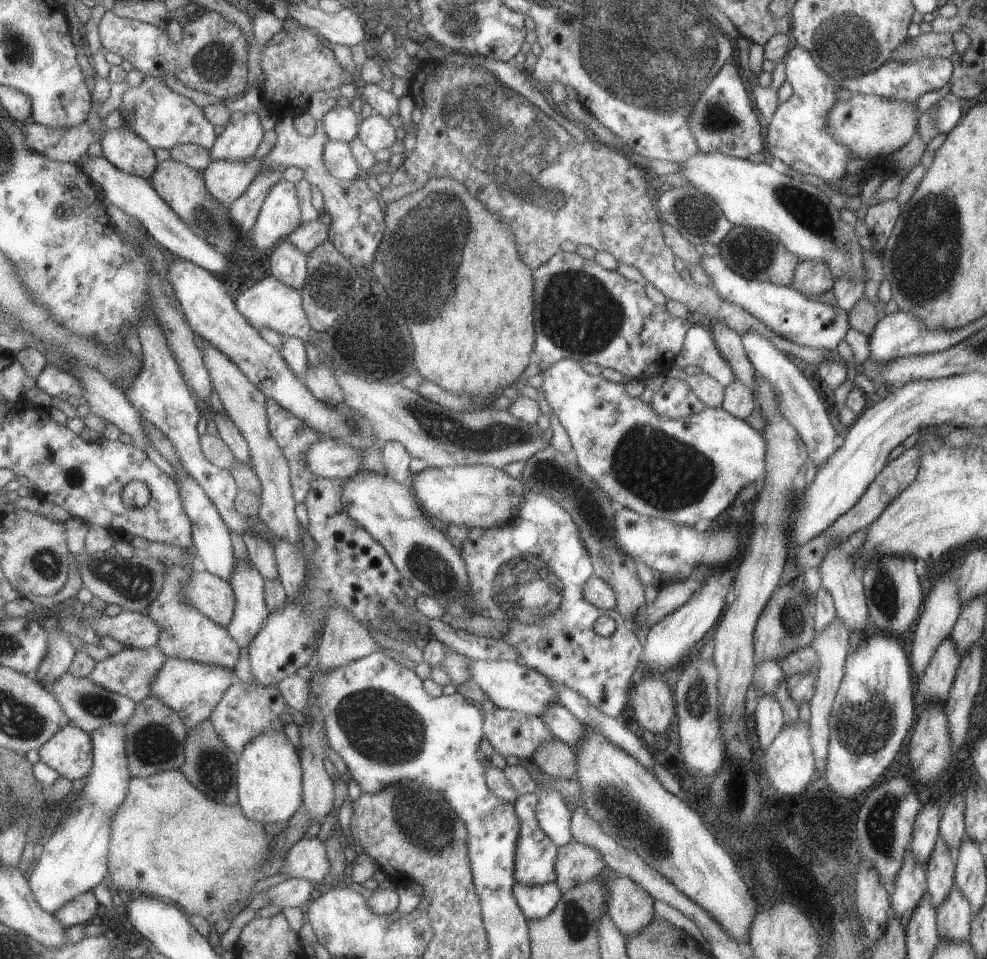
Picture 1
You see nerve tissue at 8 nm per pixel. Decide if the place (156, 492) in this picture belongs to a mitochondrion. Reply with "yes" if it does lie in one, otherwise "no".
no

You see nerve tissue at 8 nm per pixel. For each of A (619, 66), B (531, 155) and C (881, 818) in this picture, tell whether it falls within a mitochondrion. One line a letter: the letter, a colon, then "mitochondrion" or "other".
A: mitochondrion
B: mitochondrion
C: mitochondrion

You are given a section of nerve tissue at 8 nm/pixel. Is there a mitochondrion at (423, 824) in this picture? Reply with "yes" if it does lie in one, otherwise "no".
yes

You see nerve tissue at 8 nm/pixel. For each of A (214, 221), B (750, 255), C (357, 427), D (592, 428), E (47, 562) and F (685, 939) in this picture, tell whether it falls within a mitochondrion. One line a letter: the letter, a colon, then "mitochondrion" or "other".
A: mitochondrion
B: mitochondrion
C: mitochondrion
D: other
E: mitochondrion
F: other

